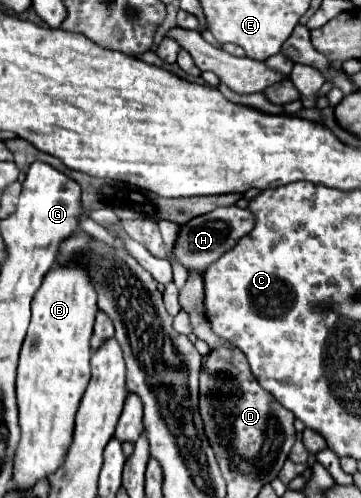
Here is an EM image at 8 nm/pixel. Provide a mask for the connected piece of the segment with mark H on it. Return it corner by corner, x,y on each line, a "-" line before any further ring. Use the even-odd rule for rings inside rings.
228,206
228,208
216,208
204,216
198,216
194,220
190,220
188,224
182,226
178,240
176,240
176,248
174,248
174,256
178,262
182,262
188,270
198,270
204,272
214,260
218,260
224,252
228,252
242,236
246,236
252,228
254,228
256,220
254,214
250,210
238,208
238,206

